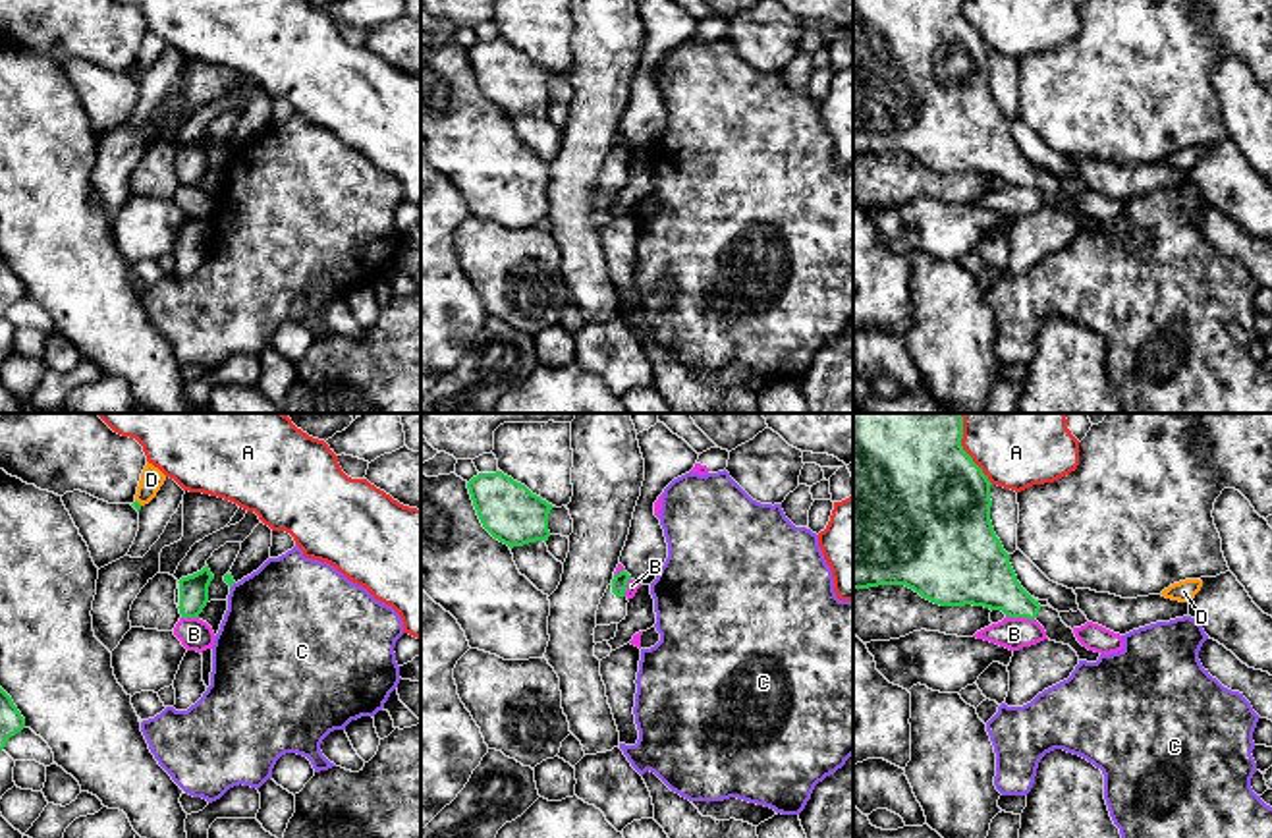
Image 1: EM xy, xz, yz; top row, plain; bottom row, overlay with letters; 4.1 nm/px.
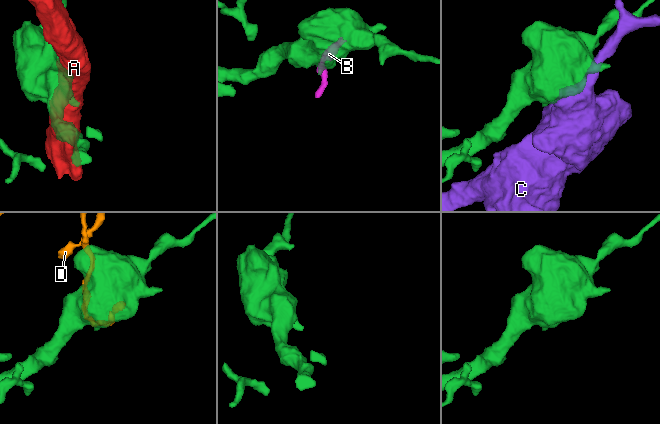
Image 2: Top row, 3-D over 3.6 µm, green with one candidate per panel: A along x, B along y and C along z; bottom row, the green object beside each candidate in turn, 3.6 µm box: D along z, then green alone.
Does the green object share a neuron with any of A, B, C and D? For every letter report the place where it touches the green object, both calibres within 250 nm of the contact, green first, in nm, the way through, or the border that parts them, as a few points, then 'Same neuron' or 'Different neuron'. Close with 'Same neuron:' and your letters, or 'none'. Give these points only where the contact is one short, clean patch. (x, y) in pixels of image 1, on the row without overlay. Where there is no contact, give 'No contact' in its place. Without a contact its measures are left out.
A: Touches green at yz (971, 26). Thickness 500 nm (green) against 240 nm. Different neuron
B: Touches green at yz (1020, 184). Thickness 260 nm (green) against 140 nm. Boundary: yz (1006, 182), (1033, 188). Different neuron
C: Touches green at xy (232, 151). Thickness 40 nm (green) against 440 nm. Different neuron
D: Touches green at xy (138, 70). Thickness 40 nm (green) against 100 nm. Different neuron
Same neuron: none

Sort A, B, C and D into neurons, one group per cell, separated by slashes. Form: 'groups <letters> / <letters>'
groups A / B / C / D

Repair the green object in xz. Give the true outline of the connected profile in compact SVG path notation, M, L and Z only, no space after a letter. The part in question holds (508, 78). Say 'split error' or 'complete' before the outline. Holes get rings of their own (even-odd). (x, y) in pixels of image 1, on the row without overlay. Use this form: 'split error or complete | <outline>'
complete | M496 39L479 41L467 56L483 95L500 110L513 116L548 108L548 81L556 73L533 62L525 52Z

